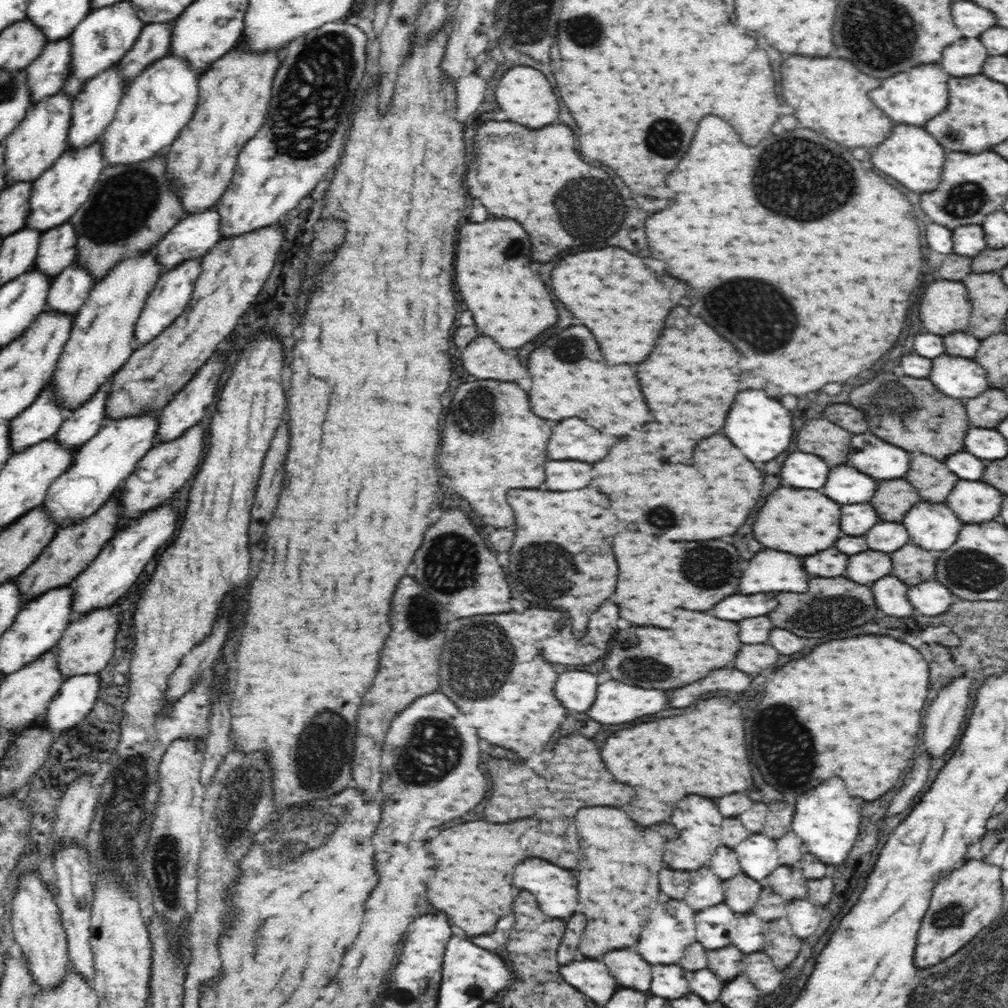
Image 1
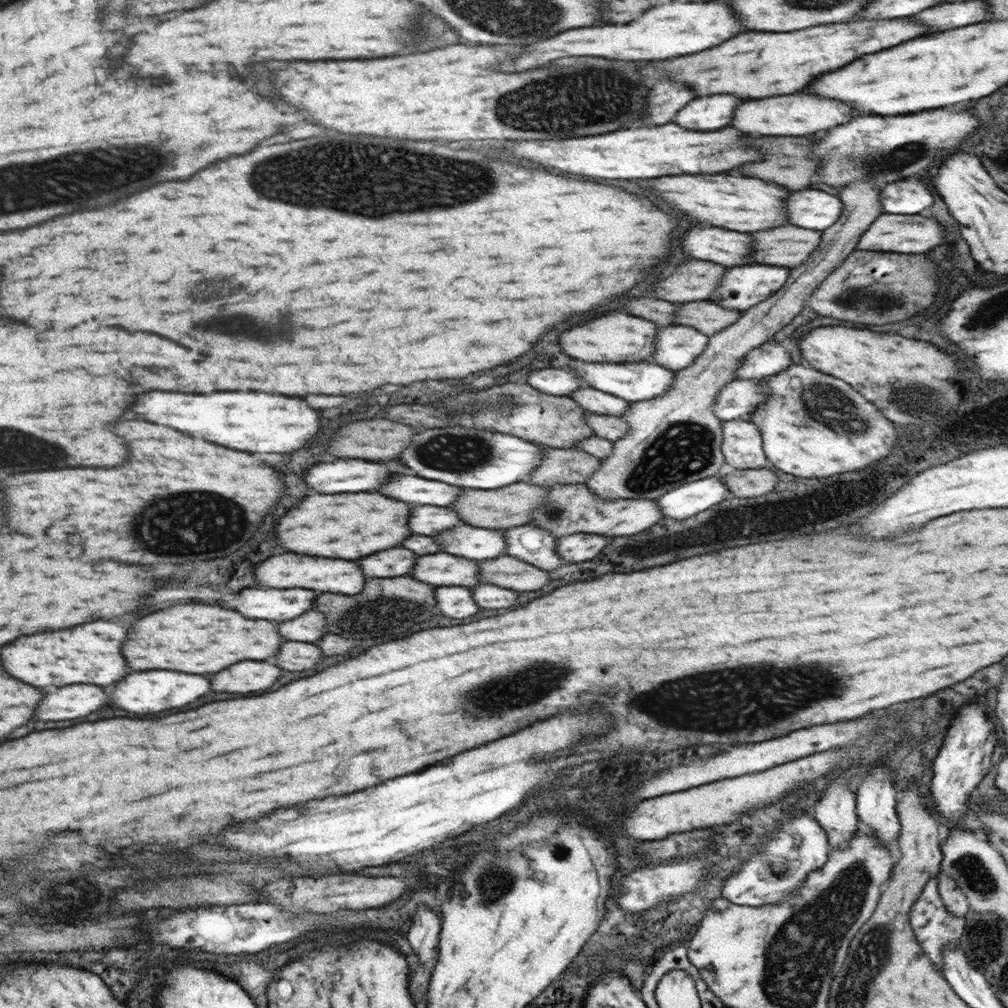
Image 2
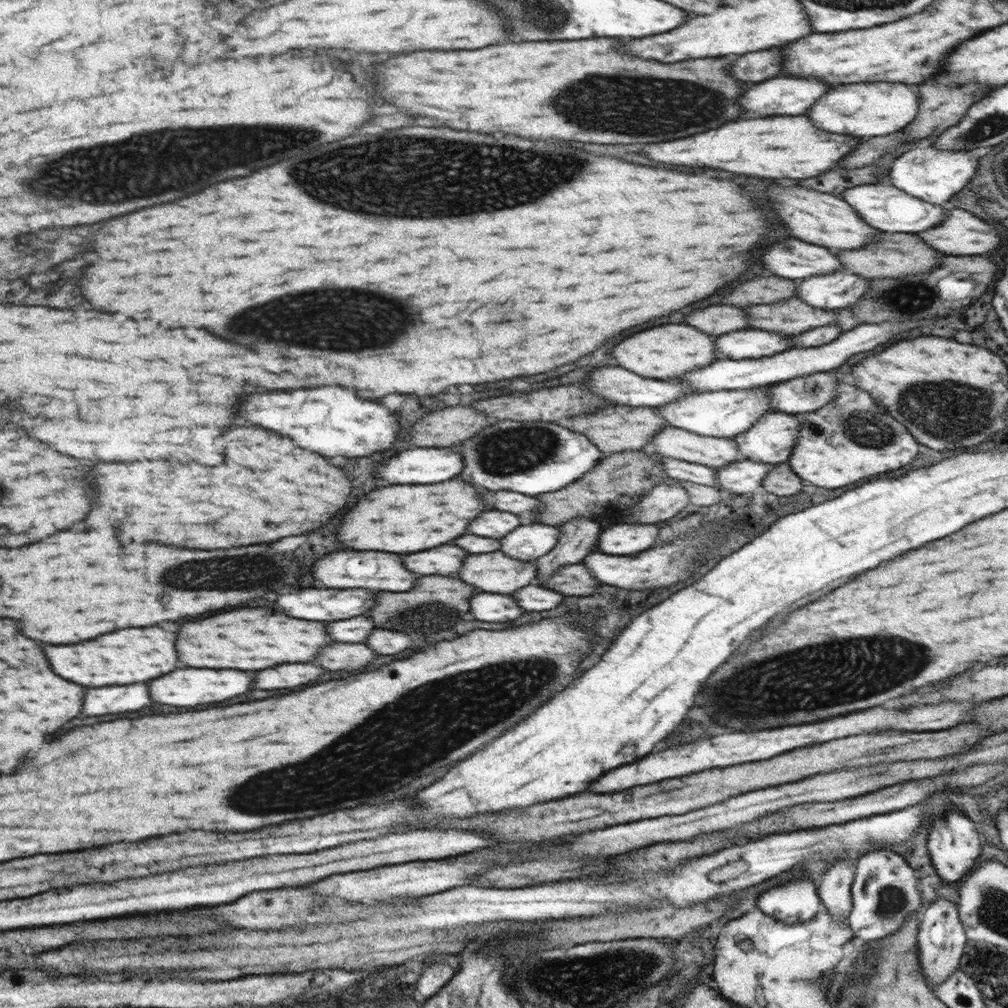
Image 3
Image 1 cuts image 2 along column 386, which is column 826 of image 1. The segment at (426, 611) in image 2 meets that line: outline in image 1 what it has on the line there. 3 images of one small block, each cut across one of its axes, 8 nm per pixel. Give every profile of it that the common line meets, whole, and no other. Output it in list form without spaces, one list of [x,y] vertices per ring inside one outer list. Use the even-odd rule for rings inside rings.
[[[844,576],[838,578],[812,578],[804,594],[782,592],[778,594],[778,606],[768,614],[776,628],[784,628],[796,636],[824,638],[846,632],[854,626],[862,626],[876,618],[877,606],[871,588],[850,582]]]

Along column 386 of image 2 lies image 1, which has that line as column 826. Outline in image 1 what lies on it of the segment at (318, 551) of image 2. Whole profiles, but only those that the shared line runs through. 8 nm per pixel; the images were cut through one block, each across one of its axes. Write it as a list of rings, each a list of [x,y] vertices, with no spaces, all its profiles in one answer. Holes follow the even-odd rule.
[[[782,486],[766,498],[764,506],[758,510],[752,530],[754,538],[766,548],[790,552],[796,556],[812,556],[830,548],[838,540],[840,506],[816,490],[792,490],[790,486]]]

